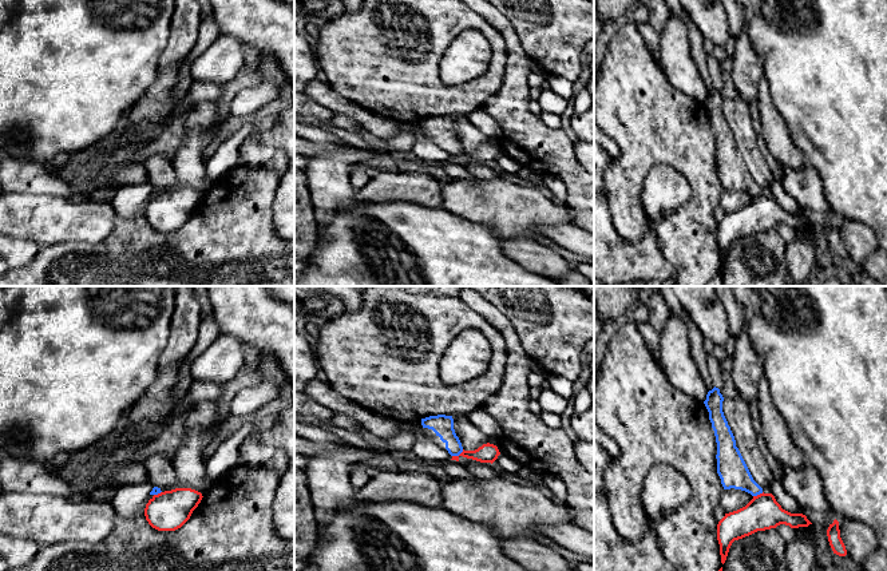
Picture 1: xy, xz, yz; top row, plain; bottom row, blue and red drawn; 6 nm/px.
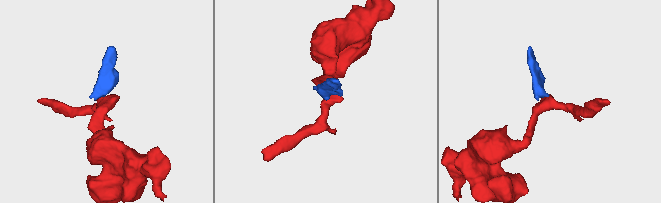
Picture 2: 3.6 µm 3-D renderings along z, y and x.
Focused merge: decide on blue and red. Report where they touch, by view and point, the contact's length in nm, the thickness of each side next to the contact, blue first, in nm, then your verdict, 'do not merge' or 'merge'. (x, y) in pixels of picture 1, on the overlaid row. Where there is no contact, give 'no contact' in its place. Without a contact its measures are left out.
xz (458, 455) | 80 nm | 130/110 nm | do not merge

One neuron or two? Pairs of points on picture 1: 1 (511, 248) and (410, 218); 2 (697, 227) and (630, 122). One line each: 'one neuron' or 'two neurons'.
1: two neurons
2: one neuron

